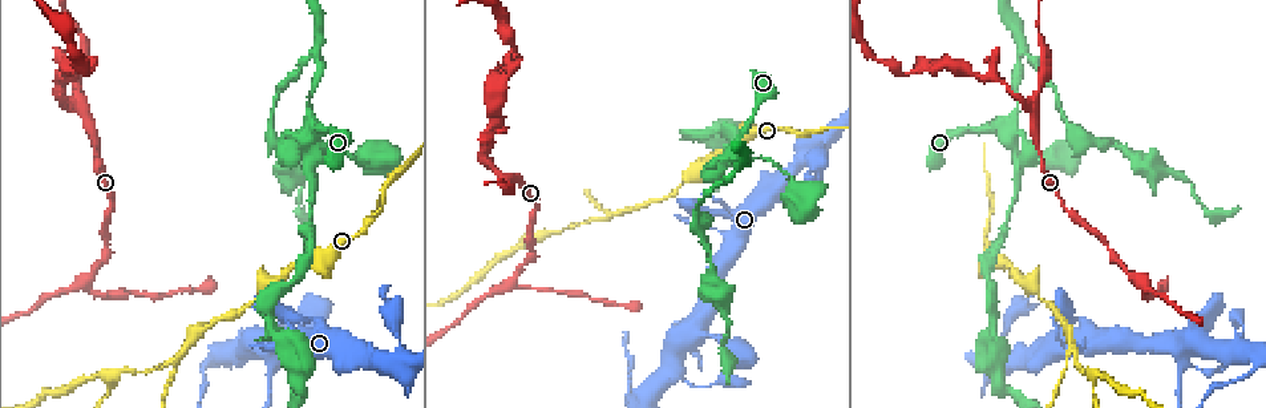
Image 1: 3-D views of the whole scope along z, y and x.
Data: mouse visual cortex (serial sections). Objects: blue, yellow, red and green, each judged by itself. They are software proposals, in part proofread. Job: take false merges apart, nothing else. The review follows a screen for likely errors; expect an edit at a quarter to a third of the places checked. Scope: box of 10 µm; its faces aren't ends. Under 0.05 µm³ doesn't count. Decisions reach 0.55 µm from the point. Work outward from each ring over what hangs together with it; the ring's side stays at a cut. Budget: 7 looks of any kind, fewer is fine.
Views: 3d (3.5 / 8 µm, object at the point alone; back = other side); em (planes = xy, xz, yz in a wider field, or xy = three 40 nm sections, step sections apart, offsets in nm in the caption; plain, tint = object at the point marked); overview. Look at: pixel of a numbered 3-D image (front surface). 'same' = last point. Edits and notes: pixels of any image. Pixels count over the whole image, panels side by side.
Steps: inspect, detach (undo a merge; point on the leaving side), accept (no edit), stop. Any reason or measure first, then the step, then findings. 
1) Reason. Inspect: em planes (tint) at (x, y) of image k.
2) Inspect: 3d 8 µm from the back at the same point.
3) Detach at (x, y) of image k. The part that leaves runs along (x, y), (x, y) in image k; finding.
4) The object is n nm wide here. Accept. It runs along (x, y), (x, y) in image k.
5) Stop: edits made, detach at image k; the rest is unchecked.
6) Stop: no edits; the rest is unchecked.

Looks like a crossing. Inspect: 3d 3.5 µm at (736, 140) of image 1.

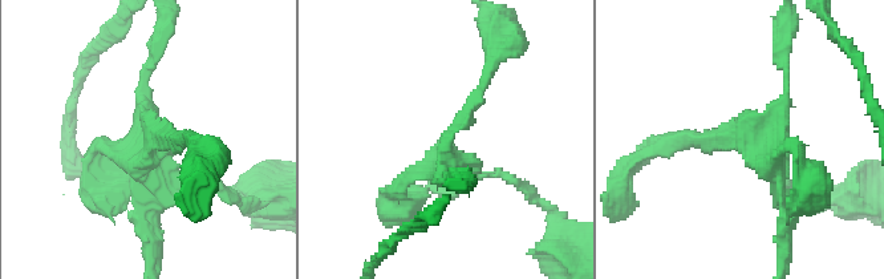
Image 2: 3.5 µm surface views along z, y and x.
4 arms meet here; the arms are 150, 150, 200, 250 nm wide; need the tissue. Inspect: em planes (tint) at (150, 134) of image 2.

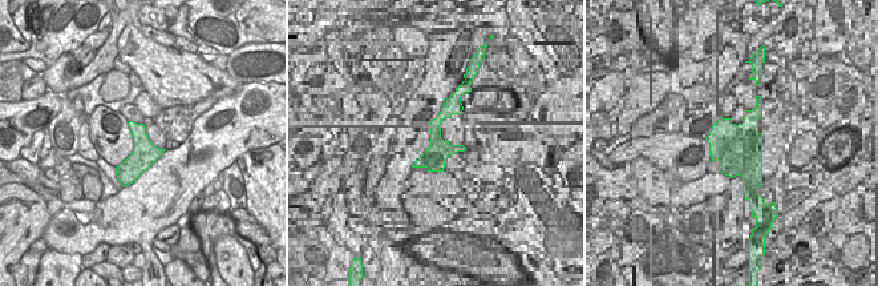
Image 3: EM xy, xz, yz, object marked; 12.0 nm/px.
Accept. One cell here.

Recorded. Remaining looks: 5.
Three arms meet. Inspect: 3d 3.5 µm at (314, 50) of image 1.

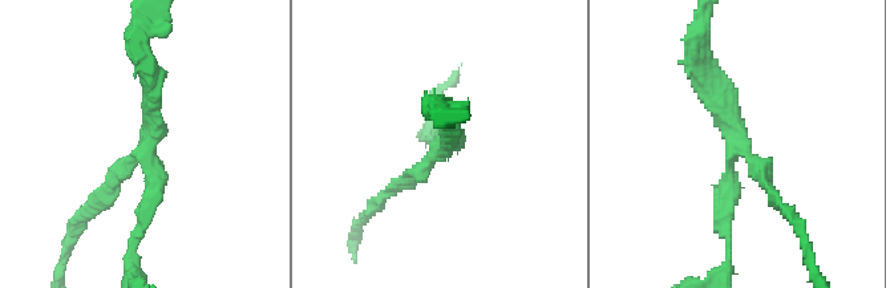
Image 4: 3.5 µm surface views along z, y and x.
Inspect: em xy step 3 (tint) at (734, 152) of image 4.

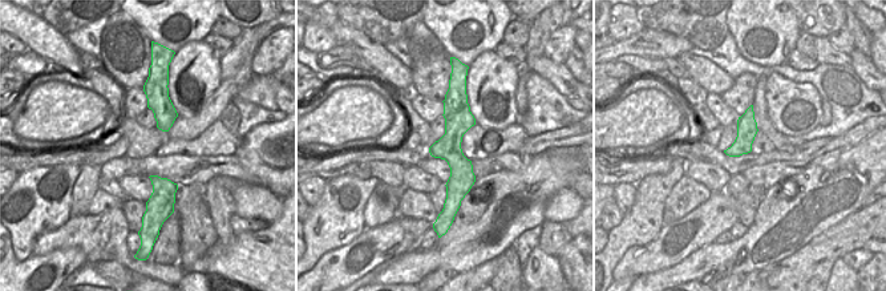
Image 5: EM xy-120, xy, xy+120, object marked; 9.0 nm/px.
3 arms meet here; the arms are 150, 200, 250 nm wide. Accept. It runs along (437, 136), (449, 140), (429, 163), (388, 190) in image 4; all the same cell.

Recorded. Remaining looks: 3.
Three-way junction. Inspect: 3d 3.5 µm at (187, 347) of image 1.

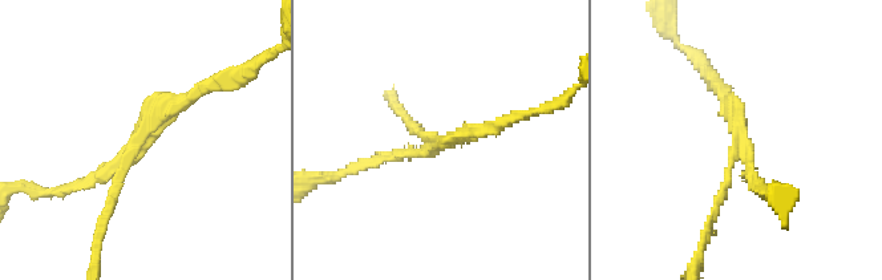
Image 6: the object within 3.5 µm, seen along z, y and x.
Inspect: em xy step 5 (tint) at (740, 144) of image 6.

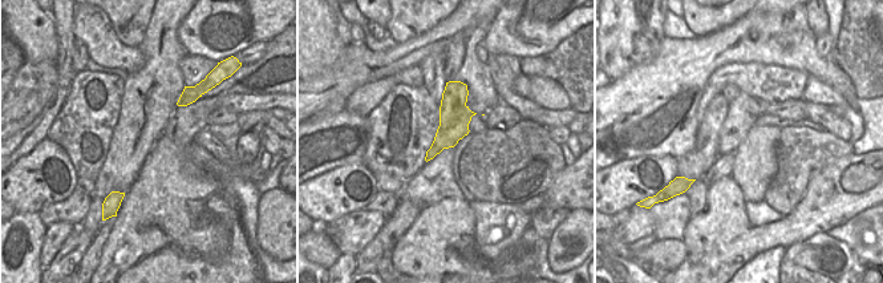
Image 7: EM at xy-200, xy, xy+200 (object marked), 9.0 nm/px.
Detach at (113, 197) of image 6. A border runs along (465, 105), (457, 120), (434, 138) in image 7; a second cell is stuck on.

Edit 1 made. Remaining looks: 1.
Stop: edits made, detach at image 6; the rest is unchecked.

